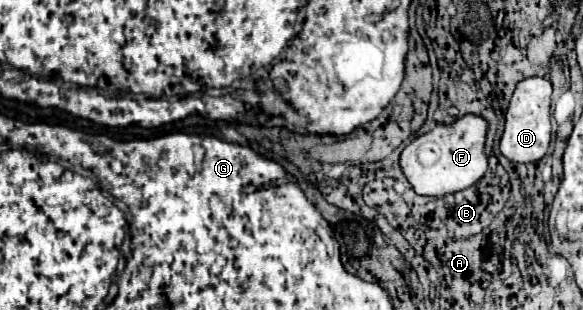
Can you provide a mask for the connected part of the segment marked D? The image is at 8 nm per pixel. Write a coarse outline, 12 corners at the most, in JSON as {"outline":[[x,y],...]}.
{"outline":[[518,82],[500,138],[512,162],[550,146],[552,84]]}

